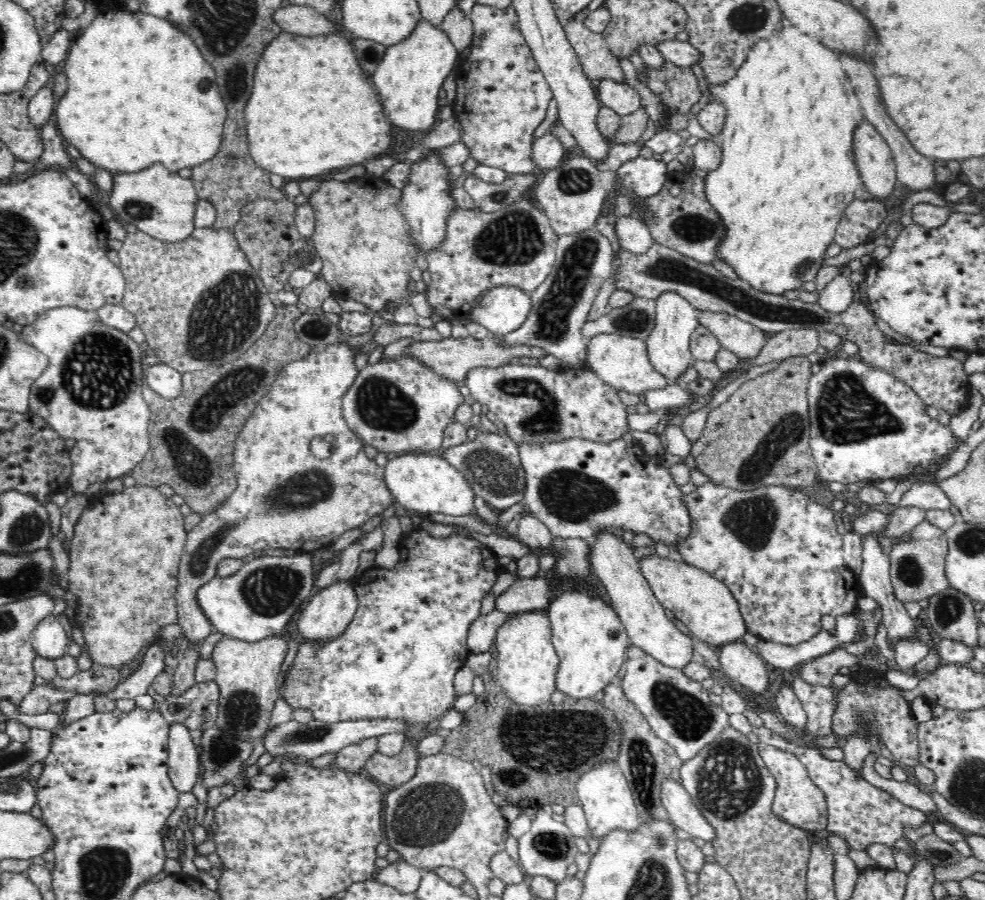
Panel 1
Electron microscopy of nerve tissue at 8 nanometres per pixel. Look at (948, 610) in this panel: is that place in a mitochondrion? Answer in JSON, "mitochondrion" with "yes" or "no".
{"mitochondrion":"yes"}

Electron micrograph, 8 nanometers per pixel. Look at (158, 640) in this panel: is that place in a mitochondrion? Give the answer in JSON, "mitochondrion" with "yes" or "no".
{"mitochondrion":"no"}

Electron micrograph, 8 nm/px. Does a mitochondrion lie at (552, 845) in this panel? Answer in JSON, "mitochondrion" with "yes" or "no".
{"mitochondrion":"yes"}

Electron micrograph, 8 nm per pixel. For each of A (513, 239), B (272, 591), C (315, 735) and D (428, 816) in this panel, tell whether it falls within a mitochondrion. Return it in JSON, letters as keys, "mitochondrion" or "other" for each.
{"A":"mitochondrion","B":"mitochondrion","C":"mitochondrion","D":"mitochondrion"}

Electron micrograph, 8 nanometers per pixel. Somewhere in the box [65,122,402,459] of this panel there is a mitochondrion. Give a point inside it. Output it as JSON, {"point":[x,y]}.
{"point":[226,315]}

